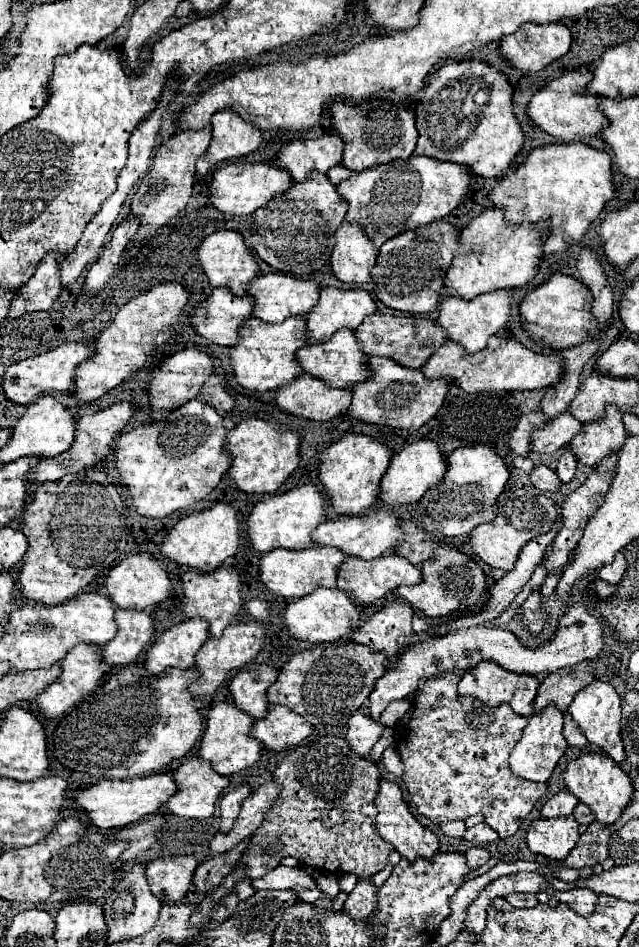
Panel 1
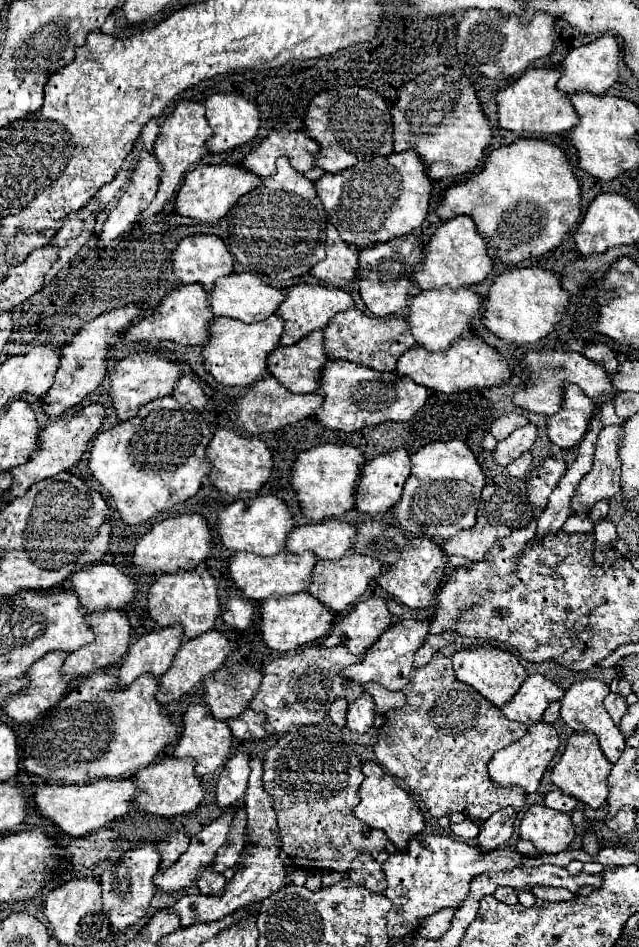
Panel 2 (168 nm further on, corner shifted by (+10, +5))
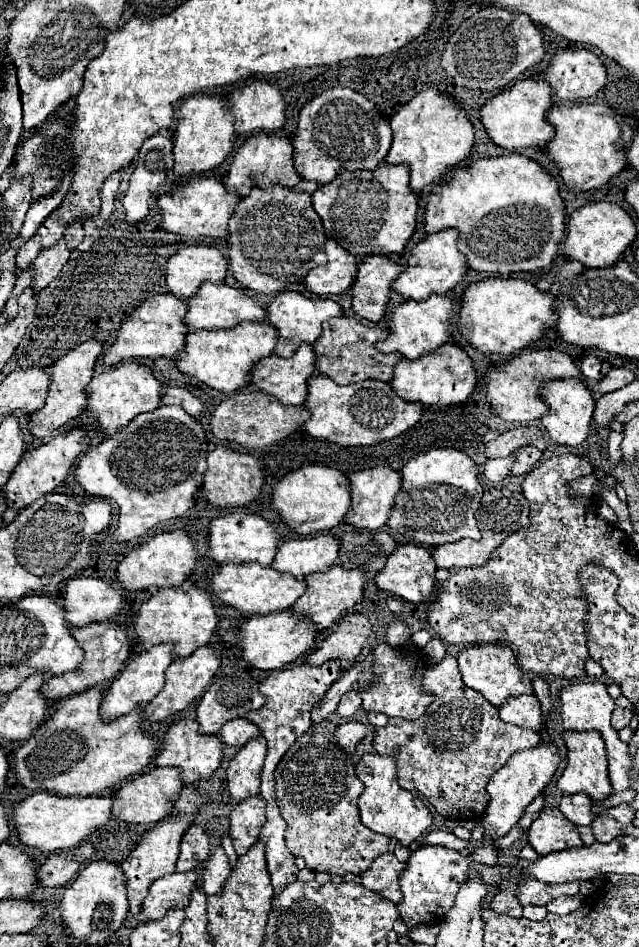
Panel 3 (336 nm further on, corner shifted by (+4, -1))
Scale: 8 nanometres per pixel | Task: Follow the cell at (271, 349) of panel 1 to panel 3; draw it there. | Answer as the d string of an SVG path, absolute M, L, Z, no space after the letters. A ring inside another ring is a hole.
M246 321L234 329L190 331L184 339L184 349L176 355L176 367L216 391L234 393L250 383L250 369L262 357L274 355L276 341L278 333L268 321Z

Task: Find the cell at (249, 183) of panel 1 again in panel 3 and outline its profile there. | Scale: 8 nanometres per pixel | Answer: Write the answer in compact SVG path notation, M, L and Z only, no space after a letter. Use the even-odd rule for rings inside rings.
M190 179L184 185L174 187L170 193L158 197L158 207L162 213L162 227L168 233L178 233L186 237L224 237L228 235L228 221L240 197L228 193L218 179Z

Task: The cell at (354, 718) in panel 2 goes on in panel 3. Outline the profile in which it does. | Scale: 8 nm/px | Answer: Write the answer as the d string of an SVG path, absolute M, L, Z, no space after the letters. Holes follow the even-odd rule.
M348 721L344 725L340 725L334 731L336 743L346 751L346 753L354 753L356 745L360 743L360 739L366 735L366 725L360 721Z

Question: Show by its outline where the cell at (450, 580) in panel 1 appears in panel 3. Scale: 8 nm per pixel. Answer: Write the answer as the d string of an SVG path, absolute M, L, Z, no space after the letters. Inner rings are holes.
M410 543L396 547L396 551L388 557L386 567L380 573L376 573L374 583L378 589L398 595L410 603L428 603L432 601L432 593L434 593L434 583L436 583L434 573L436 573L436 565L430 551L426 547L418 547Z

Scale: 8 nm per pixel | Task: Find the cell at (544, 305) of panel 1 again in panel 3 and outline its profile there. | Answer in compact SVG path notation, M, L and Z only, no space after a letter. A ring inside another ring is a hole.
M486 277L466 287L460 309L456 311L456 327L460 335L482 355L510 355L538 341L542 333L556 323L554 297L538 291L524 279Z

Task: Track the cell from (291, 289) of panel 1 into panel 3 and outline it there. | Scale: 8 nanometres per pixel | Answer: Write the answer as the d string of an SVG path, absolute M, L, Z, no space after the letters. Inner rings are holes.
M202 283L198 293L186 299L184 325L192 331L196 329L230 329L242 321L262 321L266 319L266 309L256 303L254 297L246 295L242 289L228 287L224 283Z

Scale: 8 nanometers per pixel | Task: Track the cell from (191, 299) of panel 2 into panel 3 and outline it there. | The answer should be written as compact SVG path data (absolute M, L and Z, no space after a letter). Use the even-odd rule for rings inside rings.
M170 293L154 295L146 299L140 307L134 309L134 313L122 319L122 325L118 327L118 333L116 333L116 341L104 349L104 355L102 355L104 365L110 367L120 361L128 361L130 357L154 357L154 359L174 357L184 347L184 335L188 333L186 325L182 323L184 313L186 313L184 299L174 297Z

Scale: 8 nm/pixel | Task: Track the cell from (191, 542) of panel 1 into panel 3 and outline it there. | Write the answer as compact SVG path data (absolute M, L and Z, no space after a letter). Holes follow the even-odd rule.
M184 531L158 533L148 543L130 551L118 569L118 581L126 591L144 591L150 585L154 587L178 587L182 585L196 565L196 547Z

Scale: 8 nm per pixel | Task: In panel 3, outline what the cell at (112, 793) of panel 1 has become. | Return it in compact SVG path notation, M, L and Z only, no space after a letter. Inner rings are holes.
M36 791L24 801L14 805L12 823L18 831L18 839L42 853L54 853L80 845L98 827L104 827L112 819L112 797L56 797L46 791Z

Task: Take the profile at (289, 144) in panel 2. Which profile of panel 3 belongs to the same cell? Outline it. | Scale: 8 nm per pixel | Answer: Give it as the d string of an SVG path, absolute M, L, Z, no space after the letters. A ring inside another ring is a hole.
M266 133L266 135L252 135L244 141L244 145L236 151L232 159L224 185L228 191L246 197L254 187L262 187L262 189L270 189L272 185L294 187L298 181L302 181L302 177L296 173L292 163L292 143L286 137L276 137Z

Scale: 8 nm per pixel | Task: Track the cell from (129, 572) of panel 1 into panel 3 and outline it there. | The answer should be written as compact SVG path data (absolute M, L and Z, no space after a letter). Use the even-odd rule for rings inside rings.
M76 577L64 589L64 619L72 627L108 621L120 611L122 597L108 583L92 577Z

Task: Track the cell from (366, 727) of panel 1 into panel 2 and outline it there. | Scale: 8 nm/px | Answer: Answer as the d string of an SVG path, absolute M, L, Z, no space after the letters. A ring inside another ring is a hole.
M336 699L332 703L332 707L330 707L330 719L340 729L346 727L346 709L348 709L348 701L346 699Z

